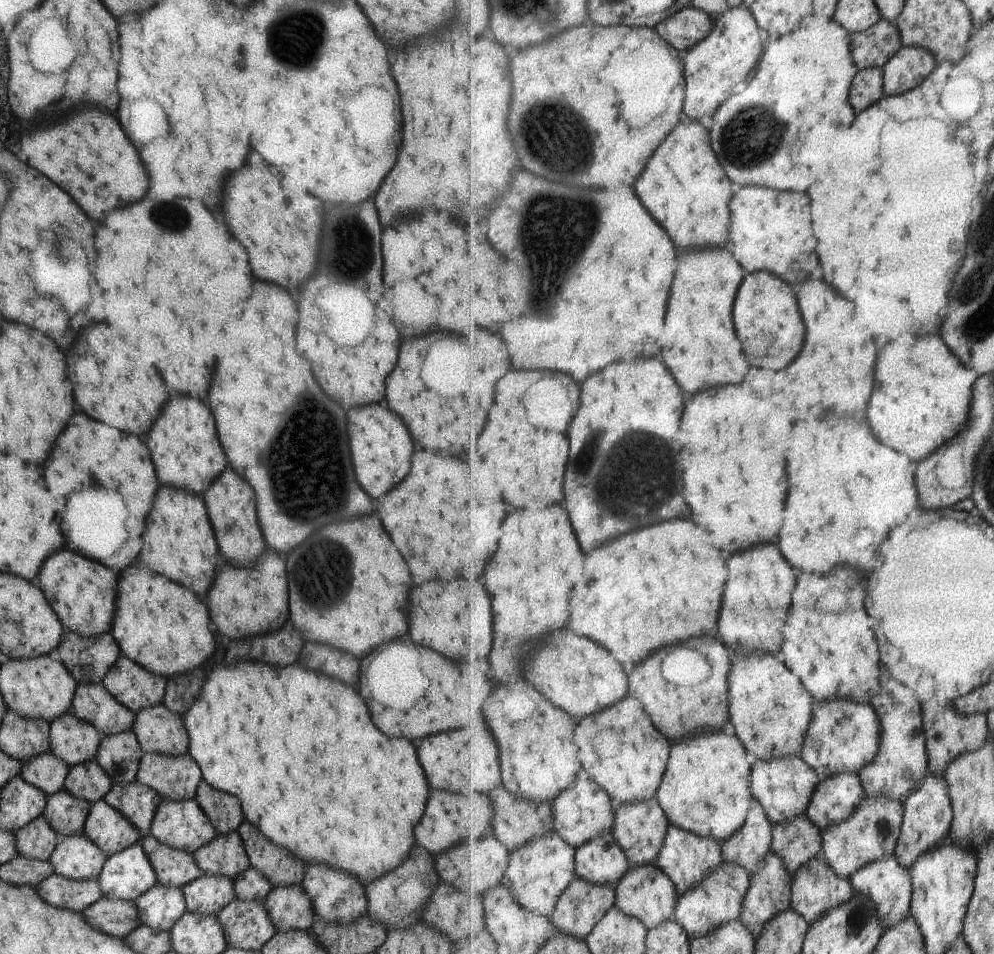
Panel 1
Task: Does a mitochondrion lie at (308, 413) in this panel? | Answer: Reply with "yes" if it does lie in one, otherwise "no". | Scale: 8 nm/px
yes

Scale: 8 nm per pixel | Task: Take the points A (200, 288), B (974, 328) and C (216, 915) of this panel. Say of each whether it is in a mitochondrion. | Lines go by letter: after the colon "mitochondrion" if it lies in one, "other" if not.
A: other
B: mitochondrion
C: other

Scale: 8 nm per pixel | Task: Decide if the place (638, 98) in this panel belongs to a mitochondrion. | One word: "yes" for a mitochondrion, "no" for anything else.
no

